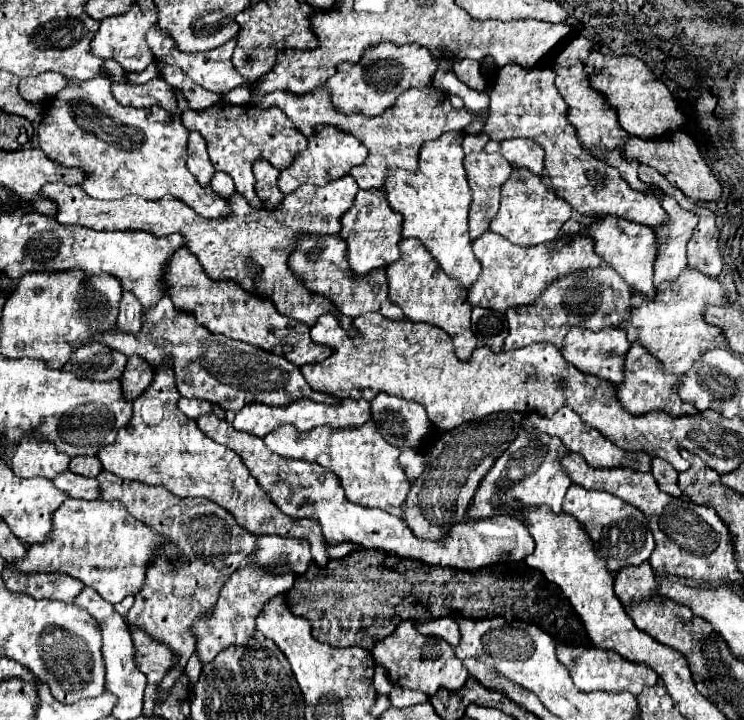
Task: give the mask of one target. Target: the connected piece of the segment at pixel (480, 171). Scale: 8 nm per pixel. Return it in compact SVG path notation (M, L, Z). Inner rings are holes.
M487 152L467 154L463 164L473 192L469 230L471 238L475 240L489 230L489 222L495 218L499 210L501 186L505 184L513 168L501 154L487 154Z

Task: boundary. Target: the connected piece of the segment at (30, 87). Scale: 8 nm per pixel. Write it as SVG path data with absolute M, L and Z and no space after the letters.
M45 72L39 74L37 78L23 78L19 82L19 94L29 102L37 102L37 100L49 100L67 87L68 82L63 75Z

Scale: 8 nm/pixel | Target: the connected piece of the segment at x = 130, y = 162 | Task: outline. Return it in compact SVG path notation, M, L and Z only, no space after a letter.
M97 76L89 80L89 88L83 88L83 102L55 102L55 106L49 108L45 120L37 128L39 146L59 164L85 168L89 178L81 188L93 198L117 200L133 194L145 200L159 200L169 194L203 218L229 216L229 202L211 188L201 186L187 170L185 146L189 134L181 124L181 112L189 110L189 102L181 90L173 88L173 94L177 98L177 110L173 114L161 106L121 106L113 102L113 94L109 94L109 80Z

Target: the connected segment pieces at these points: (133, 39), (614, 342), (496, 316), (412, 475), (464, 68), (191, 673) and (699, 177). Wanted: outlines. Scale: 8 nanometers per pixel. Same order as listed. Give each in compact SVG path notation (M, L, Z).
M133 6L129 14L117 18L105 18L91 42L91 52L103 60L113 58L121 62L121 66L125 66L125 70L129 72L141 72L155 60L155 56L151 54L145 42L145 34L153 22L157 22L157 10L137 10L137 6Z
M573 326L563 340L563 358L577 366L581 372L593 375L613 384L621 384L625 380L625 358L631 344L625 336L625 330L619 326L605 326L599 332L591 332L579 326Z
M473 308L473 332L481 346L501 352L507 336L507 320L503 312L493 312L485 308Z
M401 448L401 466L405 468L409 480L413 482L417 478L417 474L421 474L421 470L425 466L425 456L419 450Z
M475 60L457 62L457 76L475 90L487 90L487 82L479 70L479 62L475 62Z
M197 652L189 658L189 662L187 662L187 668L185 668L185 674L189 676L189 680L197 680L199 678L199 674L201 674L201 668L203 668L203 664L201 664L201 660L197 660L199 656L197 656Z
M673 132L671 136L653 138L653 140L643 140L643 138L633 136L625 146L625 156L631 158L631 160L637 158L641 164L653 166L663 176L667 176L669 182L689 198L695 198L695 200L701 200L701 202L713 202L713 200L721 198L723 186L719 184L711 166L701 156L697 142L685 132Z

